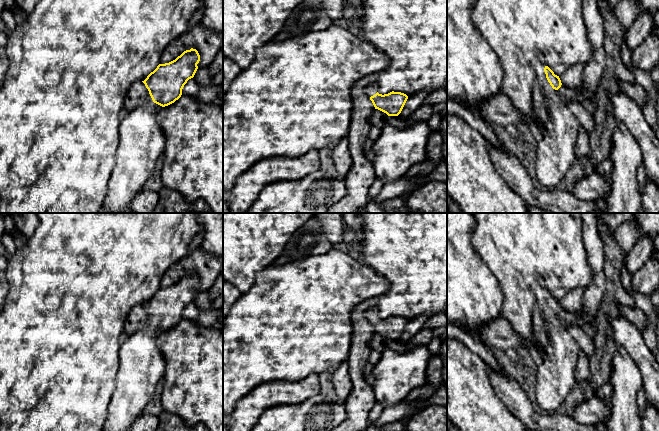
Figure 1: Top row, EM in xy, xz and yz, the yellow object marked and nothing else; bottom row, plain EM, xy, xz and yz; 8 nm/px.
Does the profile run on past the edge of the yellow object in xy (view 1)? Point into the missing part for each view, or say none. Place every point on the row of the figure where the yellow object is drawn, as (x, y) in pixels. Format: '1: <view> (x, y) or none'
1: xy (142, 141)

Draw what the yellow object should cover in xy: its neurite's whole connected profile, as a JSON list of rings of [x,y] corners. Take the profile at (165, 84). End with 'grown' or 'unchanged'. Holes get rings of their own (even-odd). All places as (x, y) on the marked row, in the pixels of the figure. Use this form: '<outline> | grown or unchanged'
[[[196,49],[184,51],[175,60],[159,64],[147,78],[142,81],[149,95],[136,108],[129,111],[120,121],[120,142],[116,152],[116,165],[108,182],[107,193],[102,204],[106,213],[125,213],[130,210],[132,200],[145,190],[145,185],[153,176],[157,162],[163,155],[165,135],[160,127],[162,108],[174,103],[182,95],[182,89],[187,81],[194,77],[200,61]]] | grown

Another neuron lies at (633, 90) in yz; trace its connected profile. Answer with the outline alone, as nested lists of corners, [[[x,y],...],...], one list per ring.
[[[619,81],[619,91],[624,92],[629,98],[633,99],[642,108],[648,99],[648,94],[637,82],[627,83]]]

